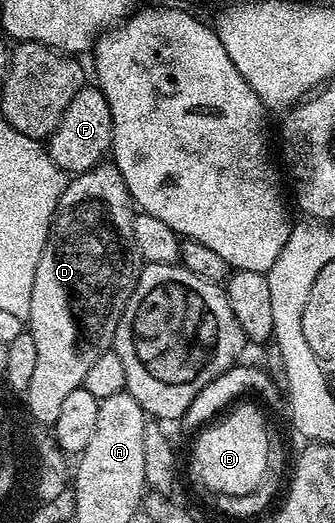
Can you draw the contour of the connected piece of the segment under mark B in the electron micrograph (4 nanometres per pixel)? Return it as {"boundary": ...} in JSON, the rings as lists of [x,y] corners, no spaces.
{"boundary":[[[244,404],[233,405],[219,420],[203,427],[192,446],[192,470],[197,480],[216,496],[246,496],[246,492],[258,488],[266,472],[268,422],[258,407],[240,405]]]}

